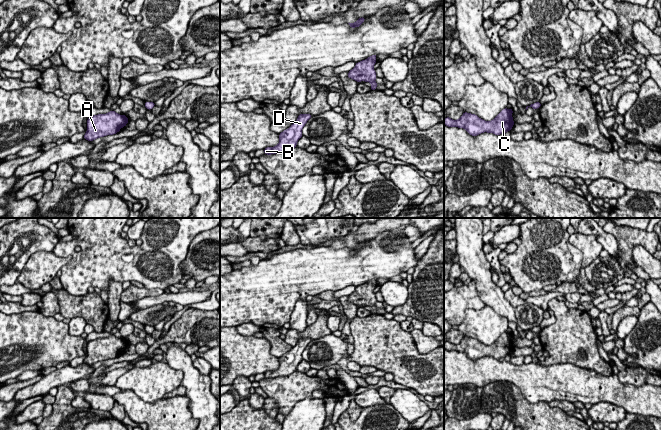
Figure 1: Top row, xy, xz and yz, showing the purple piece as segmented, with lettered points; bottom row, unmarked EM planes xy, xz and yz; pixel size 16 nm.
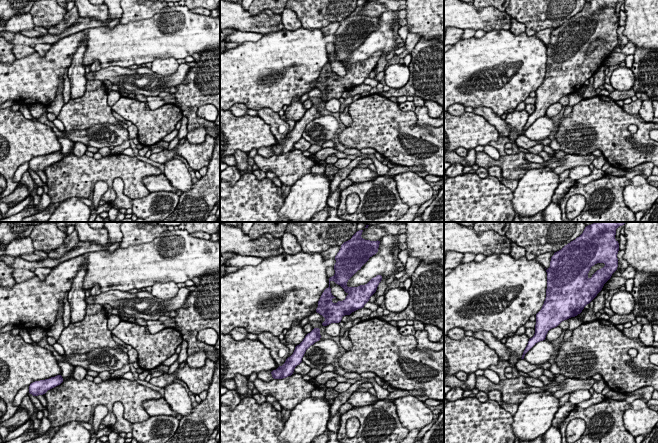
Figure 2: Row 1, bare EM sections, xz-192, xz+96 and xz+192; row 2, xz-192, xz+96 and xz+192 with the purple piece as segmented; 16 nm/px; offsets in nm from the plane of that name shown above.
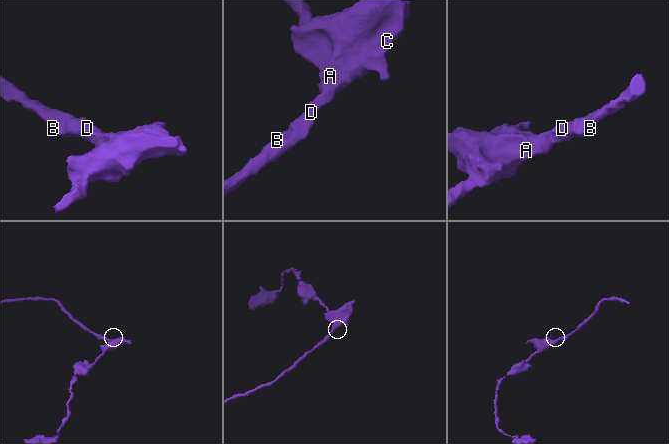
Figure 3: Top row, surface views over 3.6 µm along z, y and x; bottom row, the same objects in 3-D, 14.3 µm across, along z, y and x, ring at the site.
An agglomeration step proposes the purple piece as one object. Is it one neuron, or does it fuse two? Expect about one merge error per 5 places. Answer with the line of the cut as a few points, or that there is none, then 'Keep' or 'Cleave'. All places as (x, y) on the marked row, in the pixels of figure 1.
No split. Keep

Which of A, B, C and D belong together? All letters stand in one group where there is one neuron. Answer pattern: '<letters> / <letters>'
A B C D

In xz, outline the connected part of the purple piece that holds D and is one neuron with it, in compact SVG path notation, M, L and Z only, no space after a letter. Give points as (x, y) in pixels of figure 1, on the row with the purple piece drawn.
M299 114L297 120L286 130L279 134L279 143L274 147L264 149L266 155L282 153L294 149L298 140L303 136L302 129L312 117L310 114Z

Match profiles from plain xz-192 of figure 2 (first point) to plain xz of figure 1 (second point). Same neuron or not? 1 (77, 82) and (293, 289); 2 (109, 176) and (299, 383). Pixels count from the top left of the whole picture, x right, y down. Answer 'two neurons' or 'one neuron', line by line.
1: two neurons
2: one neuron

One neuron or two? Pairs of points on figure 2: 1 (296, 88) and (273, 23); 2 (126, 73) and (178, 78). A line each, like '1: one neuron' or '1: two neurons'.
1: two neurons
2: one neuron

